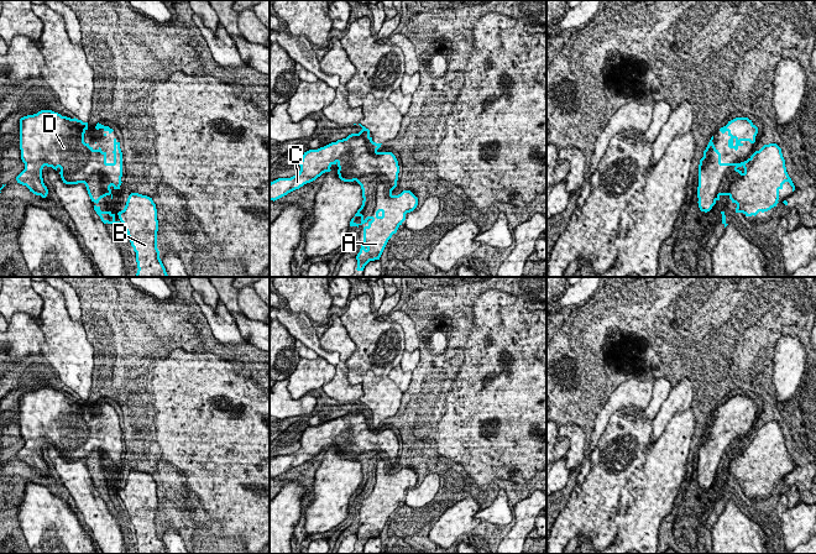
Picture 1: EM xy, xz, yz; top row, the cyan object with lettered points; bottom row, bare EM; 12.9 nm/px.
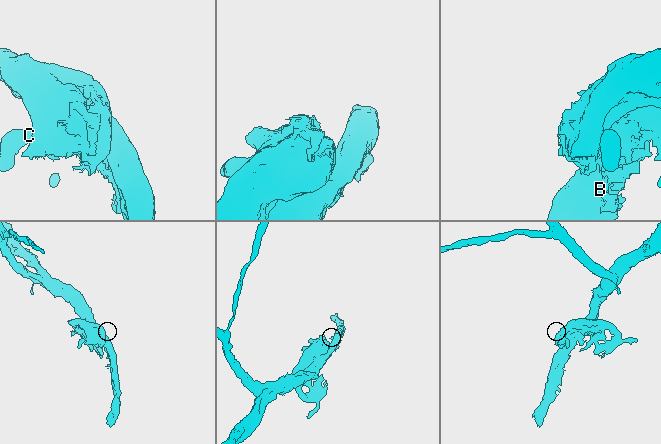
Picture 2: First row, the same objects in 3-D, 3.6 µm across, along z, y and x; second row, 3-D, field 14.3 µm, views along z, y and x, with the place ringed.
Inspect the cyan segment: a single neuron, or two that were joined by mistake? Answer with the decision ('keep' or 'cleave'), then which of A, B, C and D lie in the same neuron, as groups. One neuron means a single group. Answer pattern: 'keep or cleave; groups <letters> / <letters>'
cleave; groups A B / C D

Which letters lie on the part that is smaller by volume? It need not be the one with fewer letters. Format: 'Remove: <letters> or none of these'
Remove: C, D

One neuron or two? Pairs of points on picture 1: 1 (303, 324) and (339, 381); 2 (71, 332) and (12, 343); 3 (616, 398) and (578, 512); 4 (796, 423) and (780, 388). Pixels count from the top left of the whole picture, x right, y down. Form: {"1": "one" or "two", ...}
{"1": "one", "2": "two", "3": "two", "4": "two"}

